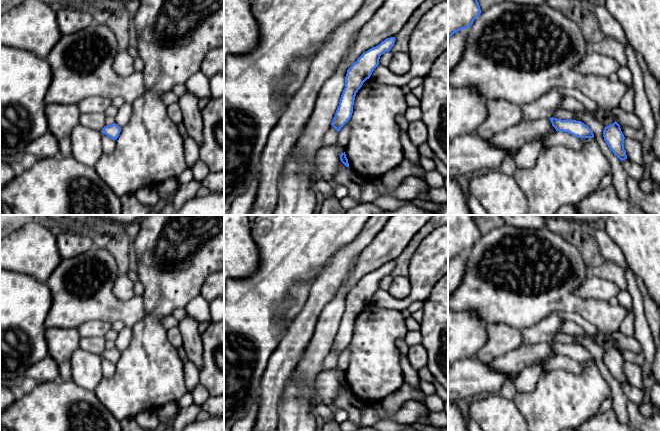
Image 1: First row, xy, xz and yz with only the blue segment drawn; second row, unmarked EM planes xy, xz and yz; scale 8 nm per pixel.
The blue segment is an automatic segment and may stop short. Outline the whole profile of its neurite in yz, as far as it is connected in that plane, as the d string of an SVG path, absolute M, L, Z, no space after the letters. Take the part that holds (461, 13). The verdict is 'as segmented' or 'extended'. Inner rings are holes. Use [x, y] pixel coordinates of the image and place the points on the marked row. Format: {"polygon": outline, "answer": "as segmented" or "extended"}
{"polygon": "M448 0L448 40L454 33L470 27L481 12L477 0Z", "answer": "as segmented"}

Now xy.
{"polygon": "M114 123L112 125L105 126L101 132L108 137L116 140L121 132L121 128Z", "answer": "as segmented"}

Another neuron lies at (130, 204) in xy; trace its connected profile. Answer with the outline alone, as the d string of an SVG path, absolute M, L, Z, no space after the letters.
M134 194L124 195L120 198L122 213L121 215L148 215L155 209L142 204Z

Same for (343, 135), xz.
M349 121L341 128L338 132L337 142L343 147L346 148L349 143L350 137L350 125Z

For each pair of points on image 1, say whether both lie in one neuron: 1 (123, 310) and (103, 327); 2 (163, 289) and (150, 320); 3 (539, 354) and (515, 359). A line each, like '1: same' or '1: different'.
1: different
2: same
3: same

